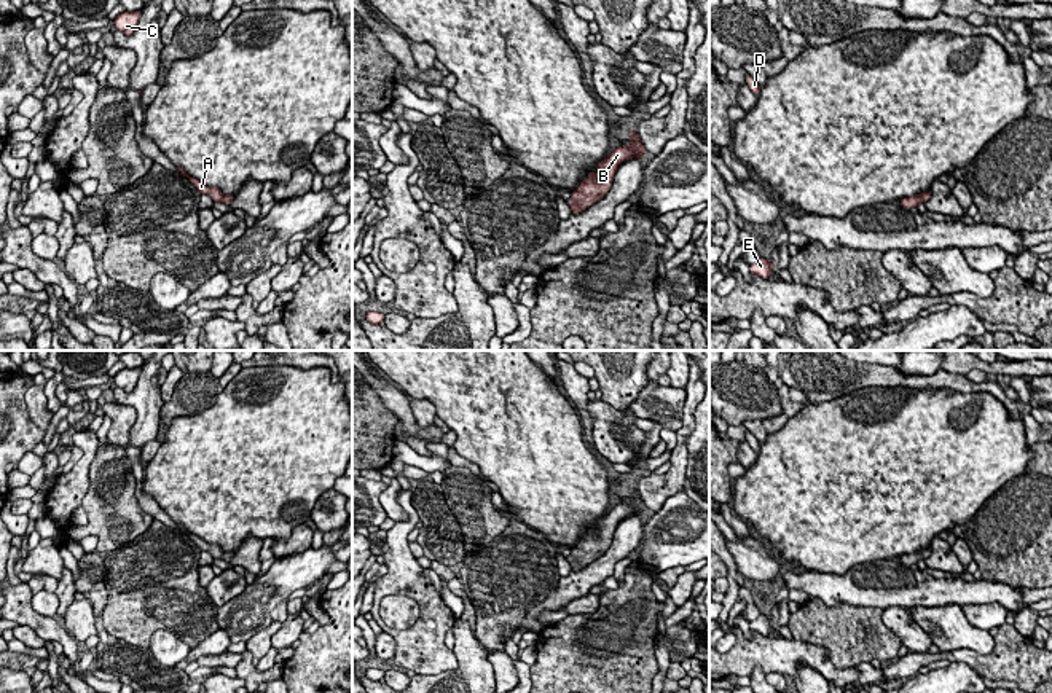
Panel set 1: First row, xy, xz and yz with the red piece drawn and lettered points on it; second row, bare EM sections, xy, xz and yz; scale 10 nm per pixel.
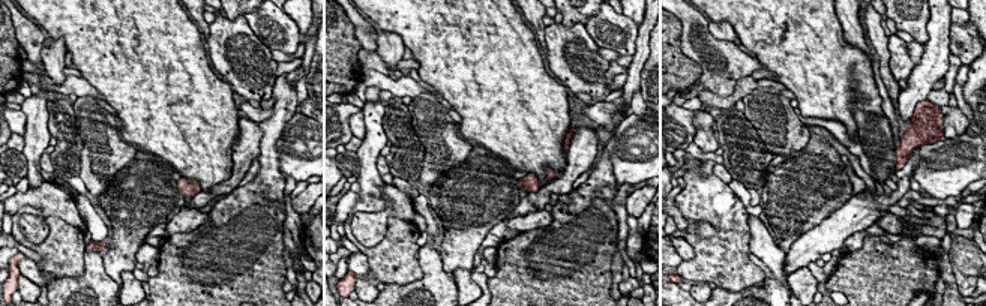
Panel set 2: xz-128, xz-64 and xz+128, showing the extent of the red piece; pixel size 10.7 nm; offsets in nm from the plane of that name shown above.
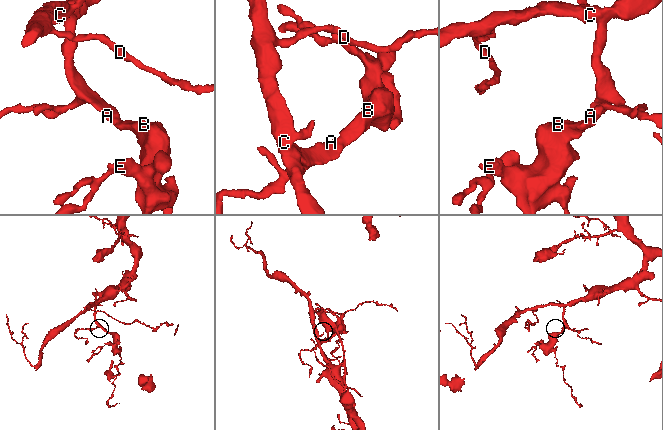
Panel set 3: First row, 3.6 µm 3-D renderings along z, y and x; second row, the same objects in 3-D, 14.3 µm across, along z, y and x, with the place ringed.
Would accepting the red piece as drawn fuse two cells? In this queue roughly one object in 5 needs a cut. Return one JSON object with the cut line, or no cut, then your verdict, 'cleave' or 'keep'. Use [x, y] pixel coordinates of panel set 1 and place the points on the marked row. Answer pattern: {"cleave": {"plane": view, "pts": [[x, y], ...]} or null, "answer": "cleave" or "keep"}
{"cleave": null, "answer": "keep"}

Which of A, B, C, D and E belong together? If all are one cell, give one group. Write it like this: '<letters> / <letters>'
A B C D E

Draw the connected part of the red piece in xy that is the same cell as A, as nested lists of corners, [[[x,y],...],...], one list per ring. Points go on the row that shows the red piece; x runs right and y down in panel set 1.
[[[177,167],[177,169],[179,169],[179,172],[180,172],[183,177],[188,177],[188,178],[190,178],[190,182],[198,188],[198,191],[199,191],[201,194],[209,194],[214,202],[223,202],[223,204],[226,204],[226,206],[230,206],[230,204],[233,202],[233,199],[234,199],[233,194],[226,194],[226,196],[225,196],[225,194],[220,191],[220,188],[217,188],[217,186],[207,186],[207,185],[204,185],[202,182],[199,182],[198,178],[190,177],[190,175],[185,172],[183,167]]]

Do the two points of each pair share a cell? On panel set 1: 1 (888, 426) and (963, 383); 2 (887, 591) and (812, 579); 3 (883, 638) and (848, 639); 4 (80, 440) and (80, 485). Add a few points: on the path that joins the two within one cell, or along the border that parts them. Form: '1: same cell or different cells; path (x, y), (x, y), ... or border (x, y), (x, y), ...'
1: different cells; border (942, 386), (946, 389)
2: same cell; path (867, 588), (831, 588)
3: same cell; path (875, 639), (856, 638)
4: same cell; path (86, 451), (80, 473)

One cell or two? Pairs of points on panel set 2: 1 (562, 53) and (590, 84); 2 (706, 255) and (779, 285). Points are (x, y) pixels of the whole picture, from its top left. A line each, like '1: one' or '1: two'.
1: one
2: two

